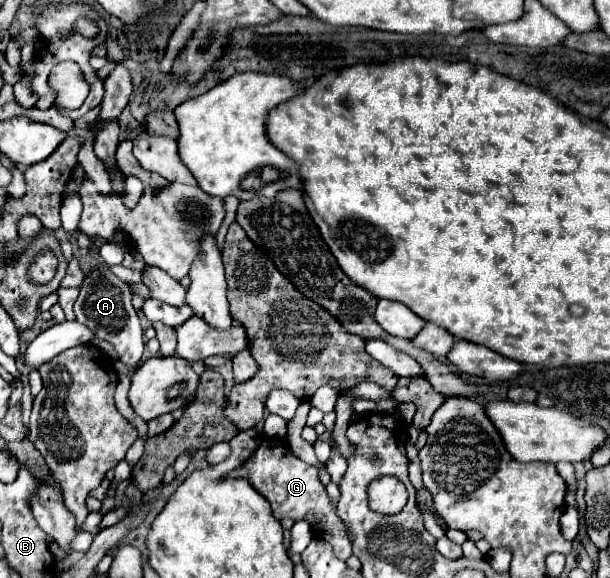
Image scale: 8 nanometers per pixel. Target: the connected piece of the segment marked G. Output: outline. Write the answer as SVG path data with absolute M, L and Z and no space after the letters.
M263 441L255 449L255 453L249 457L249 463L231 471L227 477L229 479L247 479L271 503L271 511L273 511L275 519L281 519L281 517L291 517L293 521L307 519L309 525L313 527L313 535L329 541L333 545L333 551L337 557L341 557L345 561L353 555L347 529L345 529L341 517L335 513L335 503L329 499L323 483L319 481L319 469L297 459L285 443L271 447L267 441Z

